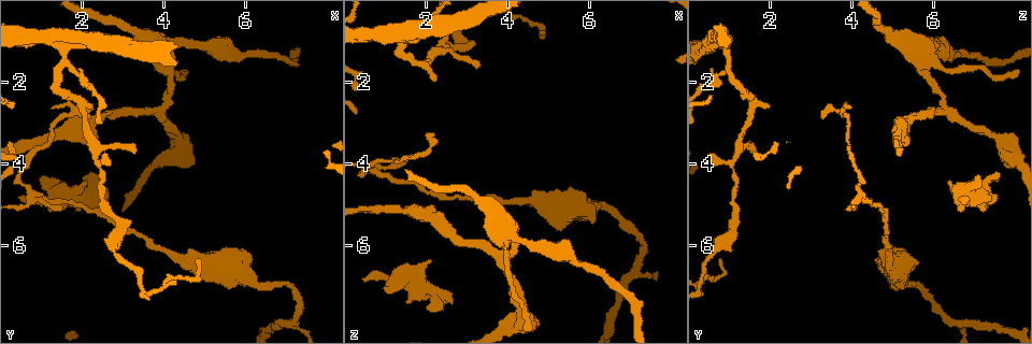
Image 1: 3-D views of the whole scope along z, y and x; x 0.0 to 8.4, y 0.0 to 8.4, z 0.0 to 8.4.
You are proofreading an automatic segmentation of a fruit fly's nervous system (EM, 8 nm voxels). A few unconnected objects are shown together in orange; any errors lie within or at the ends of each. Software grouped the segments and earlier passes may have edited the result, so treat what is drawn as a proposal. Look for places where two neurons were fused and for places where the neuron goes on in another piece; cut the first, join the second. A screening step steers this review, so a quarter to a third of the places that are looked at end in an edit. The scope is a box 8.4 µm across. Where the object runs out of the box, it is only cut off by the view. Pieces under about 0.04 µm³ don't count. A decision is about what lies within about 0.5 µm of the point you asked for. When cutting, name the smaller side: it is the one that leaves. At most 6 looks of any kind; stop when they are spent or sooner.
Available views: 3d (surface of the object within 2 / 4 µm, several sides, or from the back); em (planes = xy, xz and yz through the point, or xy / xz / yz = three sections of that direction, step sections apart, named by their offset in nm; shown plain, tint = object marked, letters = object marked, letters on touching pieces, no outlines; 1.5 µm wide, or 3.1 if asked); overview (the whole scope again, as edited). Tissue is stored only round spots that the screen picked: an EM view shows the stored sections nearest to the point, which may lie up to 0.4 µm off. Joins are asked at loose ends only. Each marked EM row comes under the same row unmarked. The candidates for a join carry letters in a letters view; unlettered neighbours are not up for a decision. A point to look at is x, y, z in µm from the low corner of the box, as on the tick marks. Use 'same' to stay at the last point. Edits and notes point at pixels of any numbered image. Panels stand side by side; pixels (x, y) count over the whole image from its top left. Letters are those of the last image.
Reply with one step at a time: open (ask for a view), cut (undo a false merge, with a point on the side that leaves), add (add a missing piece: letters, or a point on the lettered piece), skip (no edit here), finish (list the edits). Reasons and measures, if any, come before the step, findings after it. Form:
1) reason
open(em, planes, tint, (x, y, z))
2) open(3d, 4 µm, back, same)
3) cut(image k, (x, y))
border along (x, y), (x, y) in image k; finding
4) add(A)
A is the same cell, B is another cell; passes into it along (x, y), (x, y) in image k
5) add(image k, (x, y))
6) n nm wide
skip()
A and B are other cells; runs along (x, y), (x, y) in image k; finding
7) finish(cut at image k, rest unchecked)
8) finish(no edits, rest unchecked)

open(em, xz, step 8, tint, (2.15, 3.00, 5.35))

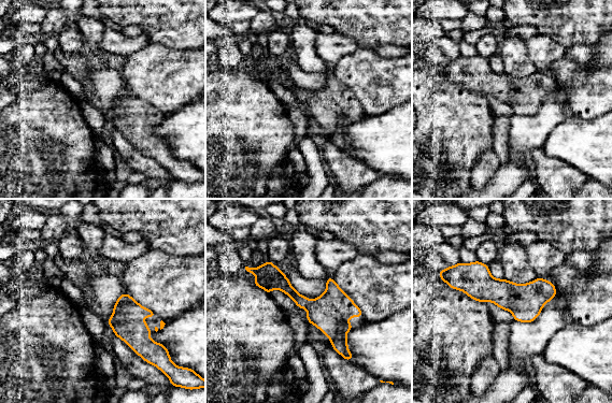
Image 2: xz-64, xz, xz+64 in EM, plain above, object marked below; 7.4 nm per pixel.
open(em, xy, step 4, letters, same)

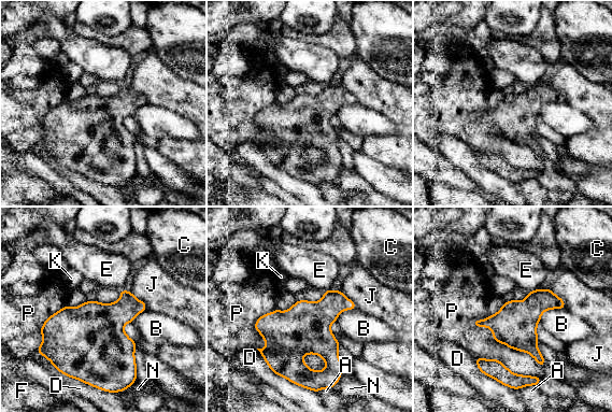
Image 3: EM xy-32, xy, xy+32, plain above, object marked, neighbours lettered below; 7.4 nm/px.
320 nm wide
skip()
A, B, C, D, E, F, J, K, N and P are other cells; border along (564, 308), (546, 309), (538, 322) in image 3; all the same neuron

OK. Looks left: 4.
tapers out
open(3d, 4 µm, (3.25, 3.75, 1.65))

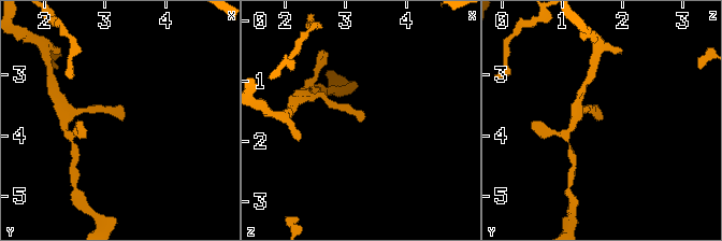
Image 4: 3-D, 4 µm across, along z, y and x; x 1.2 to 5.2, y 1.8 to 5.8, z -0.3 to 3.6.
open(em, xz, step 4, letters, (3.30, 3.75, 1.60))

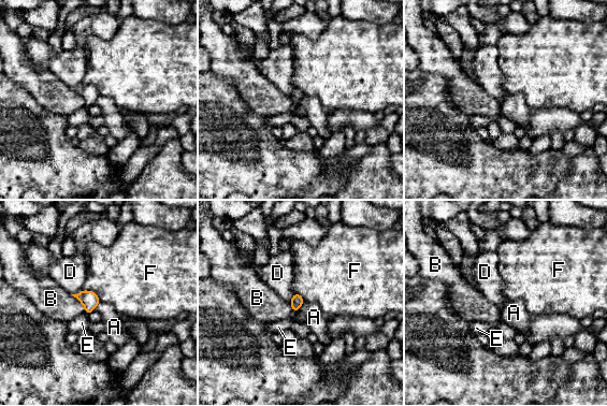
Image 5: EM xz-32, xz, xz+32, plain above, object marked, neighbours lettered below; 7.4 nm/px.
open(em, planes, letters, same)

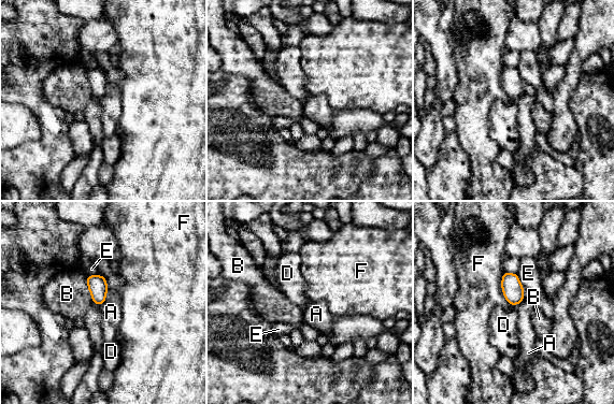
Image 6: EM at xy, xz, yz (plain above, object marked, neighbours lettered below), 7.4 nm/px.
skip()
A, B, D, E and F are other cells; border along (109, 289), (105, 299), (99, 305) in image 6; none of them fits

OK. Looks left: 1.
finish(no edits, rest unchecked)

